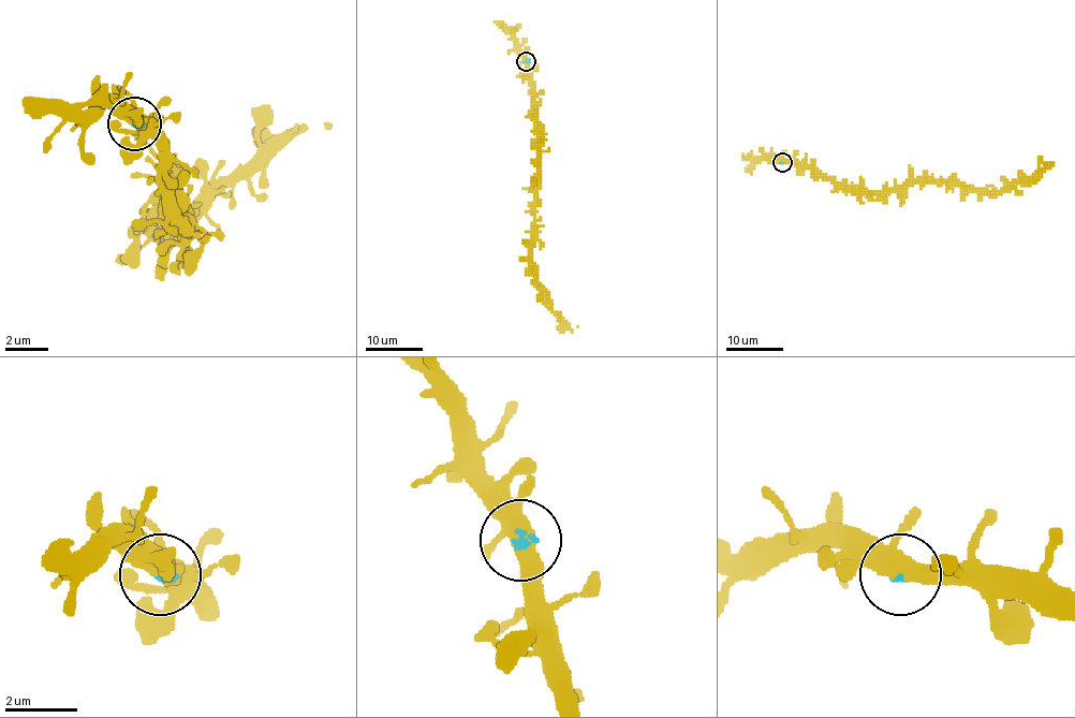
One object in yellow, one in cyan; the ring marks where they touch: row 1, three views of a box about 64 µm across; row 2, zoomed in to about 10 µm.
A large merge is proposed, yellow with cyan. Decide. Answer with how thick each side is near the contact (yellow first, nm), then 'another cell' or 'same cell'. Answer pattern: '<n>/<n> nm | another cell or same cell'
420/110 nm | same cell

